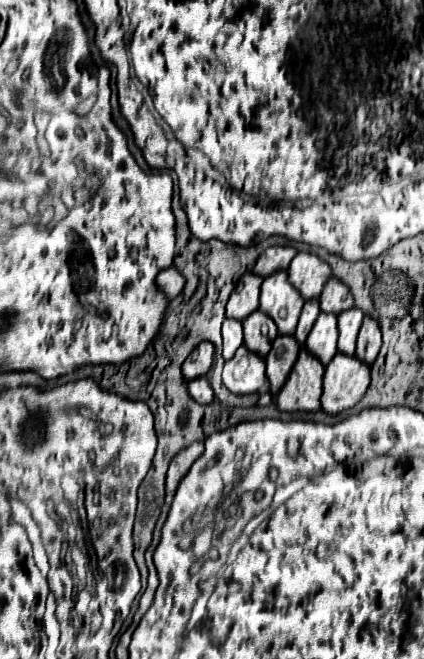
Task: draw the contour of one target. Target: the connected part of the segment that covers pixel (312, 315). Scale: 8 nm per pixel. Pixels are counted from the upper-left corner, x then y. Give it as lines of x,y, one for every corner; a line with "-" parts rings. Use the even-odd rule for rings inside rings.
318,298
306,300
306,302
304,302
304,308
302,308
302,314
300,314
300,320
298,320
298,328
296,328
296,332
294,332
294,336
296,336
296,340
298,340
300,344
304,344
304,340
306,340
306,336
308,336
310,328
314,326
318,314
320,314

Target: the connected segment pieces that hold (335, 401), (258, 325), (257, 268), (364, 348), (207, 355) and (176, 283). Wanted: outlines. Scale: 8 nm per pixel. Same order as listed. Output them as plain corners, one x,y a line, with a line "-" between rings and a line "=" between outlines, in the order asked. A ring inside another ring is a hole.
338,352
324,372
322,410
338,414
352,408
366,394
370,384
370,366
362,366
354,356
=
256,310
254,314
250,314
250,318
244,318
242,324
244,324
244,344
246,344
246,348
266,356
270,352
272,340
278,336
278,328
274,326
274,320
268,314
262,314
260,310
-
262,324
268,326
266,336
262,334
=
270,246
258,256
258,262
254,264
254,272
264,278
276,270
286,270
294,256
296,250
292,246
=
364,316
360,334
358,334
358,346
356,346
356,358
364,360
366,364
372,364
378,356
378,350
382,346
382,330
376,320
370,316
=
200,342
192,354
182,364
182,372
186,380
194,380
198,376
204,376
210,366
214,364
214,344
212,342
=
174,266
162,270
162,272
158,274
156,282
158,282
158,288
166,294
166,298
178,296
180,290
184,288
184,278
182,278
182,274
180,274
178,270
174,270

